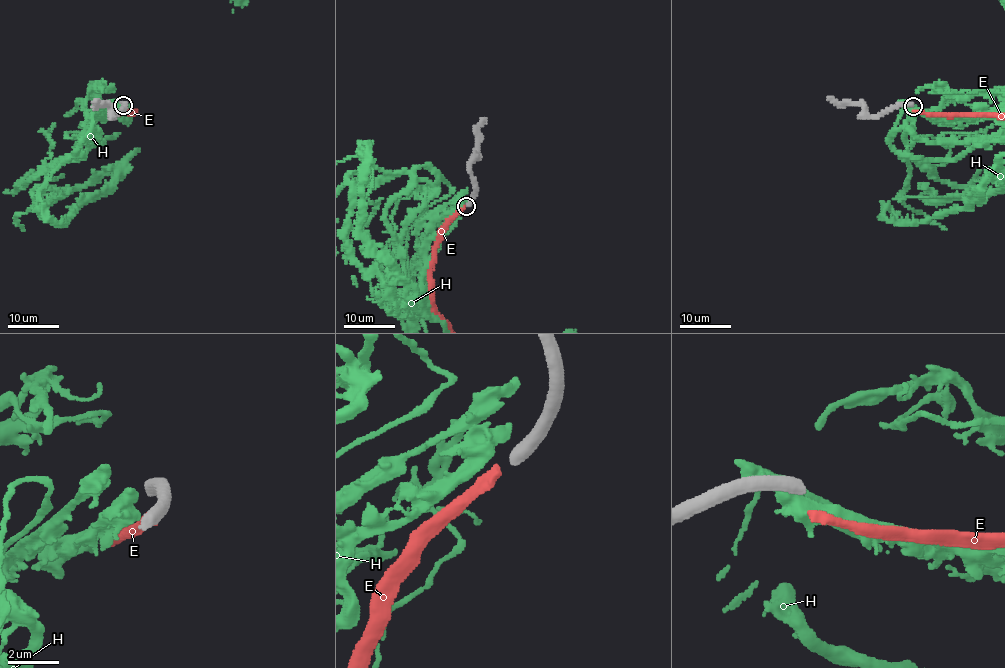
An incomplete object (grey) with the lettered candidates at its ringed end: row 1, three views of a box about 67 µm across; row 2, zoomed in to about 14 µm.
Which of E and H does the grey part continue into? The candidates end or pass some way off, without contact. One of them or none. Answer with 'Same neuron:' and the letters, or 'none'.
Same neuron: E

